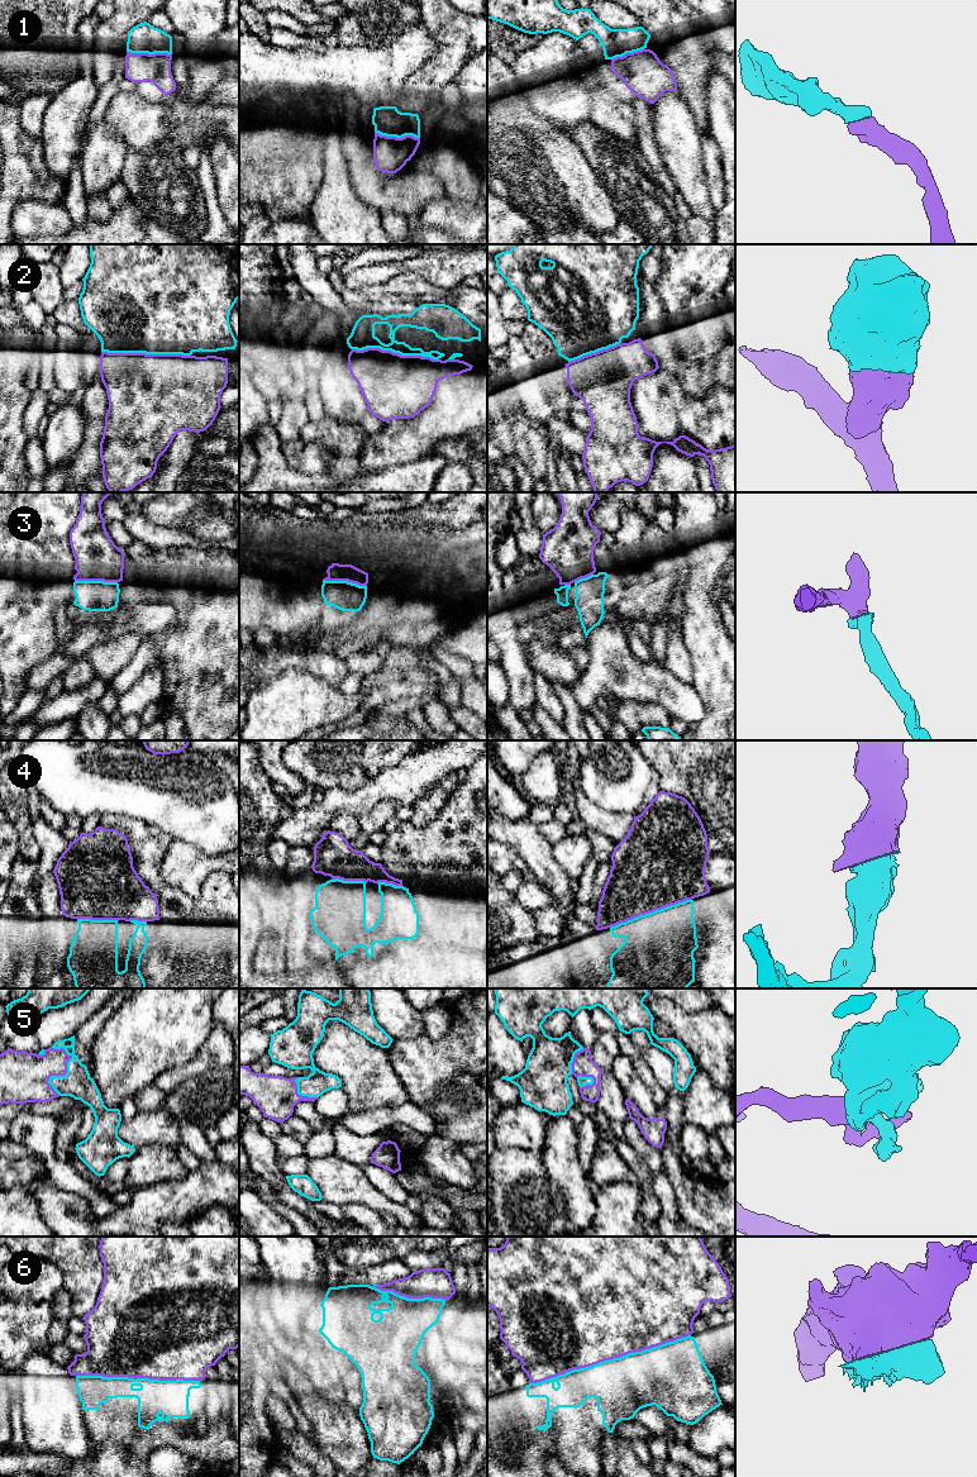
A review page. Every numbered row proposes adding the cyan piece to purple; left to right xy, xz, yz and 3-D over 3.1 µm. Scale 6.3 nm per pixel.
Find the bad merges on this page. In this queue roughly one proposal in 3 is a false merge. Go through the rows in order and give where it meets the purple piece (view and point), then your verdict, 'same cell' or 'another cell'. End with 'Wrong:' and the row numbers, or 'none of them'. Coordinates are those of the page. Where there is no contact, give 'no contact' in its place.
1: contact xy (149, 55); same cell
2: contact xy (144, 353); same cell
3: contact xy (96, 580); same cell
4: contact yz (651, 911); same cell
5: contact xy (66, 1072); same cell
6: contact yz (610, 1358); same cell
Wrong: none of them

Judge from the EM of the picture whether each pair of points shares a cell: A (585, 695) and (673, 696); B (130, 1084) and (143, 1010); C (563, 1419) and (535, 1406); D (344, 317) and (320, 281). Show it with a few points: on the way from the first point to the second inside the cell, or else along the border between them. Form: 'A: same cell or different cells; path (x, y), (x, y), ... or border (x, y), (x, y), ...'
A: same cell; path (606, 685), (652, 685)
B: same cell; path (132, 1066), (138, 1059), (143, 1028)
C: same cell; path (557, 1413), (551, 1406), (542, 1406)
D: same cell; path (338, 308), (322, 290)

